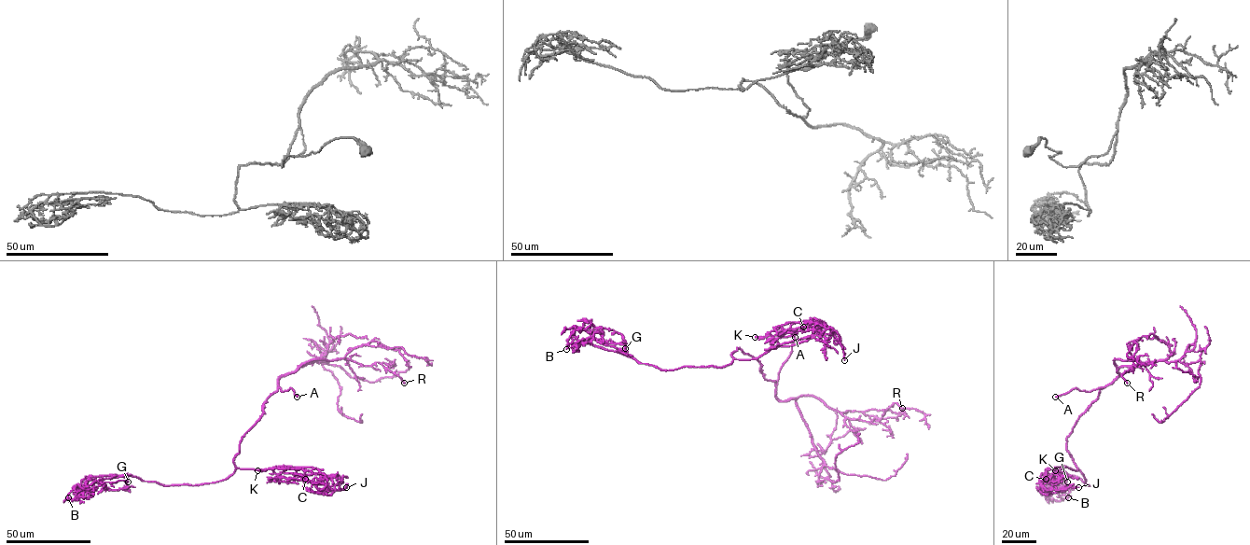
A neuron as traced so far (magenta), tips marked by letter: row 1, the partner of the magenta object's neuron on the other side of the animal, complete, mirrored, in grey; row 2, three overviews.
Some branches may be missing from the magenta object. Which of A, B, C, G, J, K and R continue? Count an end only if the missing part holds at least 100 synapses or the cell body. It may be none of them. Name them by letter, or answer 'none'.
A

